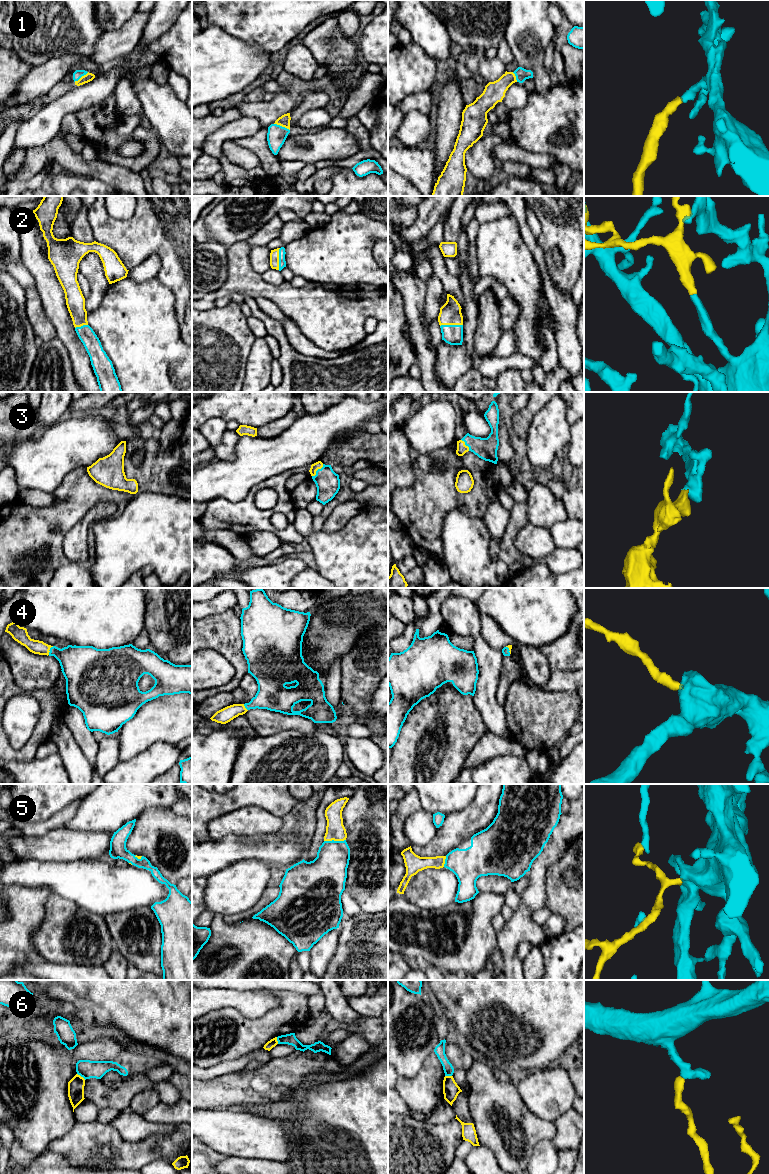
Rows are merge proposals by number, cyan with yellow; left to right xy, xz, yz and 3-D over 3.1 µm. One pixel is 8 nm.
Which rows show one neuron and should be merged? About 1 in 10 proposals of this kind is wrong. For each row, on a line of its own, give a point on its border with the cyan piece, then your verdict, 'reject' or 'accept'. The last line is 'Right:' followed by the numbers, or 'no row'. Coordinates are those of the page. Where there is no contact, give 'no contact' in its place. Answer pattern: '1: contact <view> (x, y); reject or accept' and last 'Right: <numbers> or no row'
1: contact xz (281, 126); accept
2: contact yz (451, 325); accept
3: contact xz (317, 470); accept
4: contact xy (49, 650); accept
5: contact xz (333, 840); accept
6: contact xy (81, 1076); reject
Right: 1, 2, 3, 4, 5

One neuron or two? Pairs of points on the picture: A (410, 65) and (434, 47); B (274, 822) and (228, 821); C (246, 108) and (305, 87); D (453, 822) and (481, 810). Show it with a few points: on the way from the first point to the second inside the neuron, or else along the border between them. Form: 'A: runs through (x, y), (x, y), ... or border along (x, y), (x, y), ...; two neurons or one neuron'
A: border along (412, 41), (434, 60); two neurons
B: runs through (263, 822), (239, 822); one neuron
C: runs through (261, 109), (274, 109), (283, 102), (290, 100); one neuron
D: runs through (460, 822), (467, 822), (474, 817); one neuron

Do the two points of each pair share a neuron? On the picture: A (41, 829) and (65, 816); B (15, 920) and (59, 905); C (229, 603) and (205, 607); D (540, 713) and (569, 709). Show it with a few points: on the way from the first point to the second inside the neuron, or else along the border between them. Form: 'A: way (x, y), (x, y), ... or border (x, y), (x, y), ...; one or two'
A: way (47, 825), (59, 820); one
B: border (52, 893), (45, 903), (41, 926), (35, 932); two
C: way (223, 603), (211, 607); one
D: way (547, 713), (554, 713), (562, 709); one

